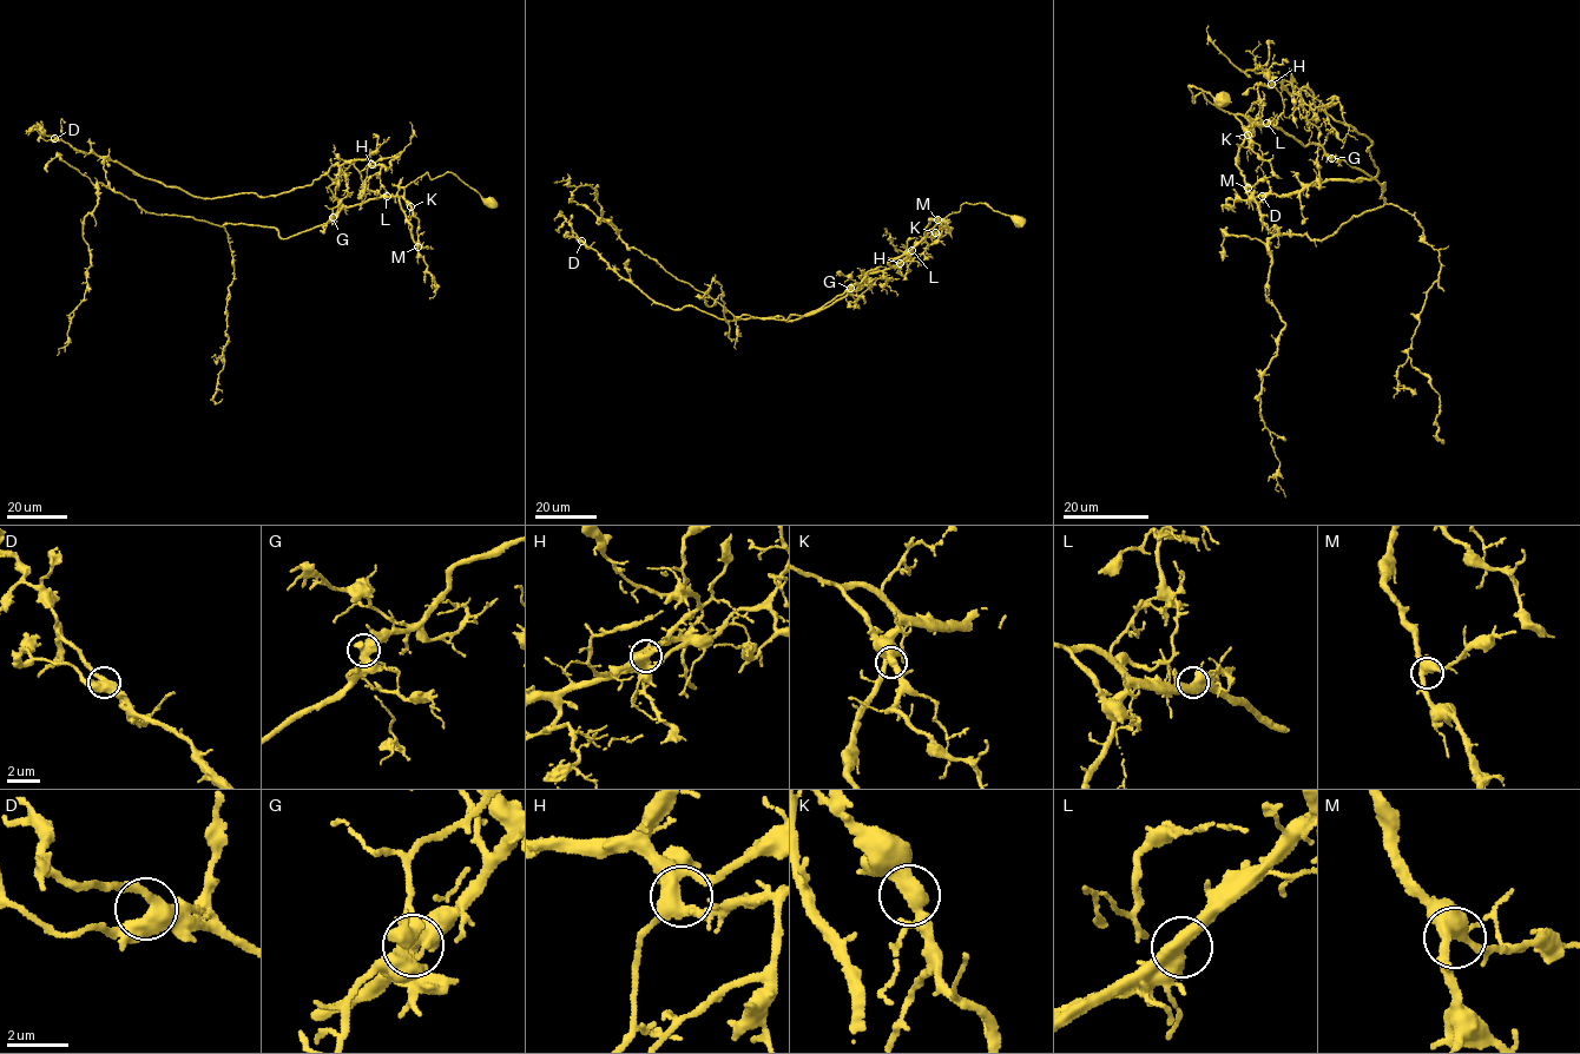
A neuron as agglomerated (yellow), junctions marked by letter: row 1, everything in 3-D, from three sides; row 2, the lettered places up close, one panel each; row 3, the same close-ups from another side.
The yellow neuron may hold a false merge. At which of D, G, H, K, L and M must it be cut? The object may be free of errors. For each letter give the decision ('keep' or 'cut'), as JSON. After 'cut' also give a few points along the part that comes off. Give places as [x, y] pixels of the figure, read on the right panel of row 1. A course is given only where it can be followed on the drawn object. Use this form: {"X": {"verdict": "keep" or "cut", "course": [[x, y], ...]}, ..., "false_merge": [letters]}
{"D": {"verdict": "keep"}, "G": {"verdict": "keep"}, "H": {"verdict": "keep"}, "K": {"verdict": "keep"}, "L": {"verdict": "cut", "course": [[1266, 124], [1283, 110], [1274, 79], [1309, 90], [1371, 144], [1378, 175], [1230, 199], [1236, 211]]}, "M": {"verdict": "keep"}, "false_merge": ["L"]}

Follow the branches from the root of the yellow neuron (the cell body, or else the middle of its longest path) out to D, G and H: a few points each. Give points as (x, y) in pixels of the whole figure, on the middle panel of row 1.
D: (1018, 221), (963, 203), (890, 259), (897, 265), (790, 321), (722, 320), (657, 303), (581, 241)
G: (1018, 221), (982, 203), (963, 203), (959, 211), (945, 217), (908, 251), (870, 270), (850, 288)
H: (1018, 221), (982, 203), (963, 203), (907, 255), (894, 257), (889, 264), (894, 268), (900, 263)

